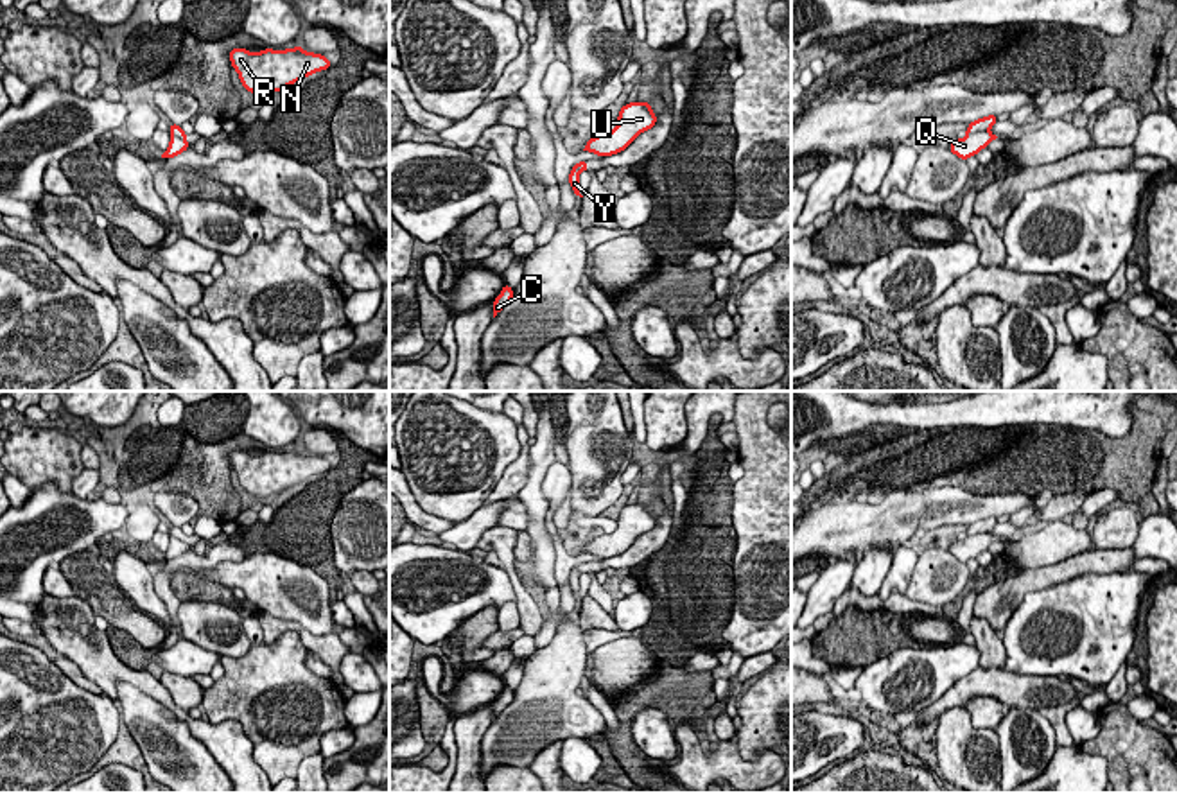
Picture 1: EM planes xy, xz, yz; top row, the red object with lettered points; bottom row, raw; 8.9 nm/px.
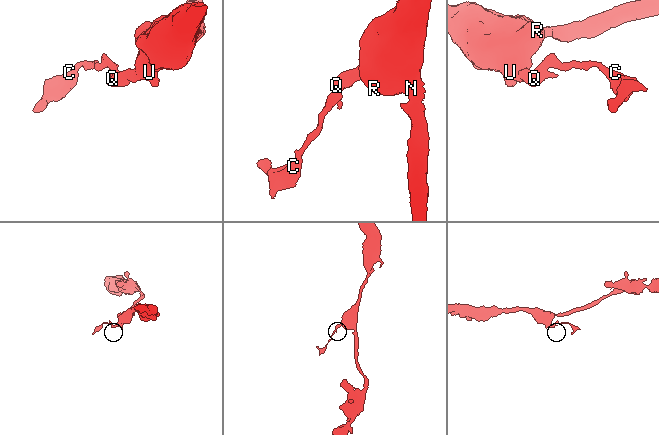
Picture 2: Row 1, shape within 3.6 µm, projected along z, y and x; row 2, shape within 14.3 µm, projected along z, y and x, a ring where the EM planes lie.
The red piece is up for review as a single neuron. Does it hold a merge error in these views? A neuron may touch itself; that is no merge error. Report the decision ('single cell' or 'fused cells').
fused cells

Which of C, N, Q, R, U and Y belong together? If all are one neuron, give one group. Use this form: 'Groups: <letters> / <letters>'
Groups: C / N Q R U Y

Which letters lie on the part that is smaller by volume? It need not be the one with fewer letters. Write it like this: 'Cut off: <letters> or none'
Cut off: C

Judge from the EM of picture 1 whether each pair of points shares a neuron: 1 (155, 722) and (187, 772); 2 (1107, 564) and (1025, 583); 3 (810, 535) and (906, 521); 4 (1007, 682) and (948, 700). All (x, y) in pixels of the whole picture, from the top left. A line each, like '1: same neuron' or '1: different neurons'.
1: same neuron
2: same neuron
3: same neuron
4: same neuron

